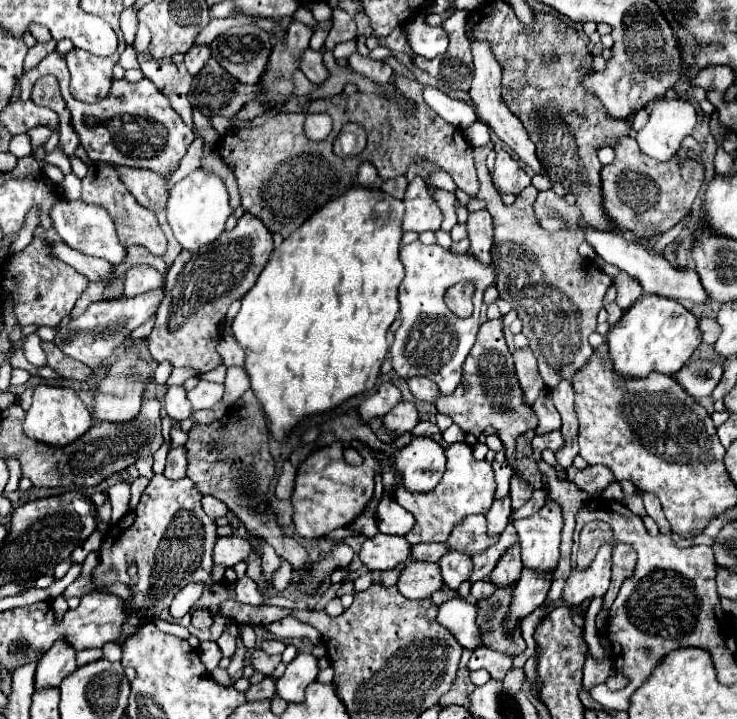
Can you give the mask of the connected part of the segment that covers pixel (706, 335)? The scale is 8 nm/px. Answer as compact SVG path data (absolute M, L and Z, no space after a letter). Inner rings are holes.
M702 317L700 319L700 331L702 331L702 343L708 343L708 345L714 345L716 339L720 337L720 325L716 323L716 319L710 319L710 317Z

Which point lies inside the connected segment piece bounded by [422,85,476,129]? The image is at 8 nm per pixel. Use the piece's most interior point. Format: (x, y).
(461, 114)

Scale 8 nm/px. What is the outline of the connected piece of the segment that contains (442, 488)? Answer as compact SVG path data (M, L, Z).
M420 421L414 429L412 435L426 435L432 437L434 441L438 441L444 451L446 451L446 473L440 481L440 485L436 485L436 489L424 493L424 495L412 495L408 491L404 491L404 487L400 487L400 479L396 475L398 481L398 489L396 489L396 501L400 501L400 505L410 511L416 517L416 525L406 533L406 539L416 545L416 543L432 543L432 541L446 541L448 535L452 533L452 529L462 523L464 517L472 515L472 513L482 513L486 515L488 509L494 503L494 491L496 491L496 481L494 481L494 469L490 467L490 463L486 461L476 461L472 457L472 449L466 443L446 443L442 439L440 429L434 423L428 421Z

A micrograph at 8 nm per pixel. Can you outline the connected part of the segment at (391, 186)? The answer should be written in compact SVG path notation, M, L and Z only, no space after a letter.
M396 177L396 179L392 179L392 181L384 181L384 183L382 183L382 191L390 193L392 197L398 197L398 199L404 197L406 187L408 187L408 179L406 179L406 177Z

